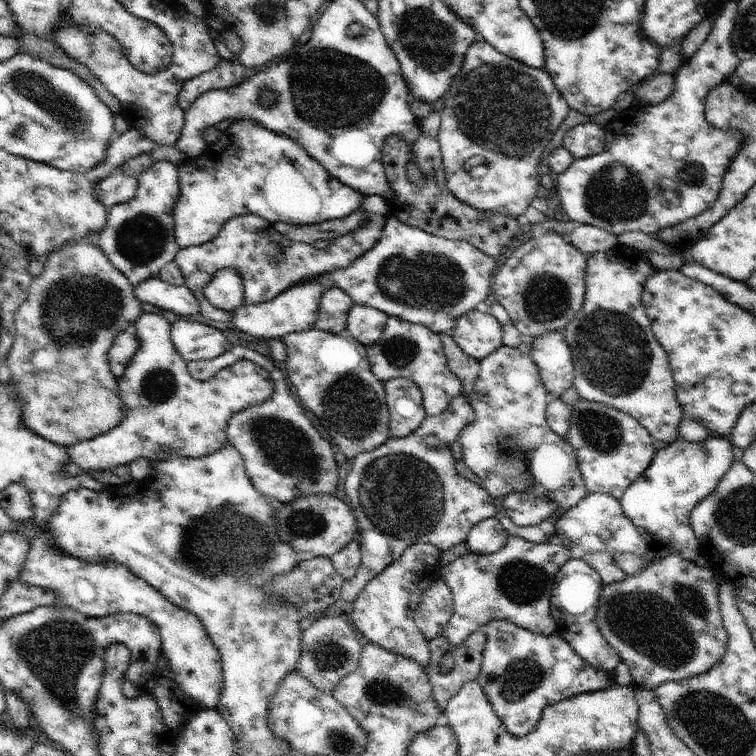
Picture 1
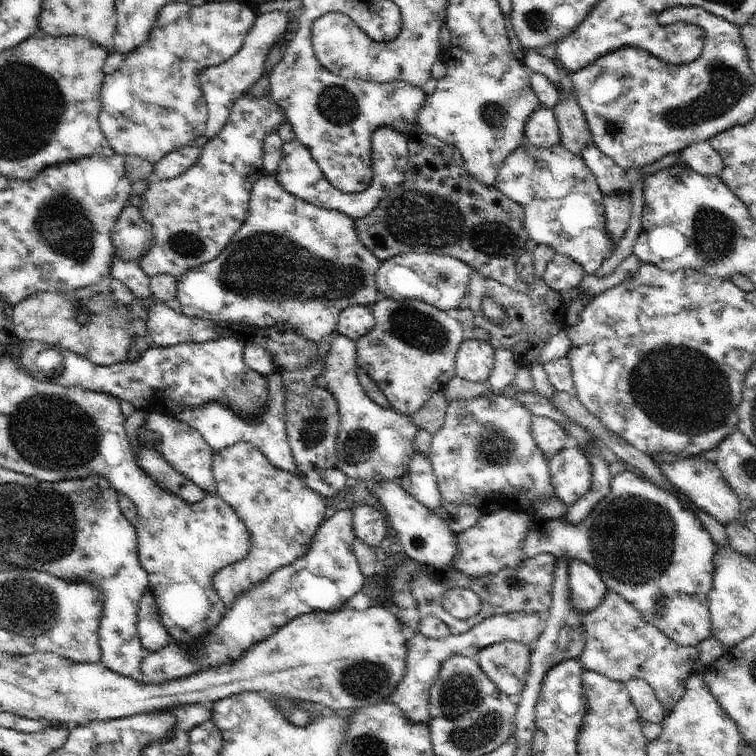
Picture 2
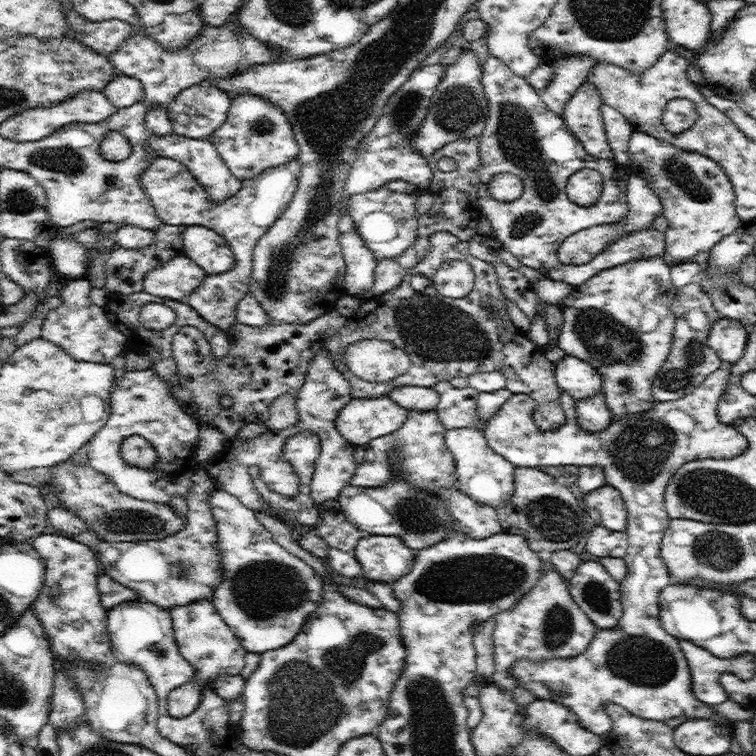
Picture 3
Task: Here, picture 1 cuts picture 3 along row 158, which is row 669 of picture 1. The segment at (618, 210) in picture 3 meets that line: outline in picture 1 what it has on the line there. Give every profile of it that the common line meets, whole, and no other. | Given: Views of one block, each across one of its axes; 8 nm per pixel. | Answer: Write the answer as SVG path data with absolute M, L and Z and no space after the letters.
M507 620L490 621L480 630L487 639L477 681L478 684L481 684L494 712L505 724L510 734L521 737L533 731L539 724L542 710L549 704L566 700L580 693L609 689L612 684L616 684L615 678L612 678L614 676L613 670L612 675L609 676L608 671L598 670L587 663L587 660L584 660L558 632L548 636L539 635Z

